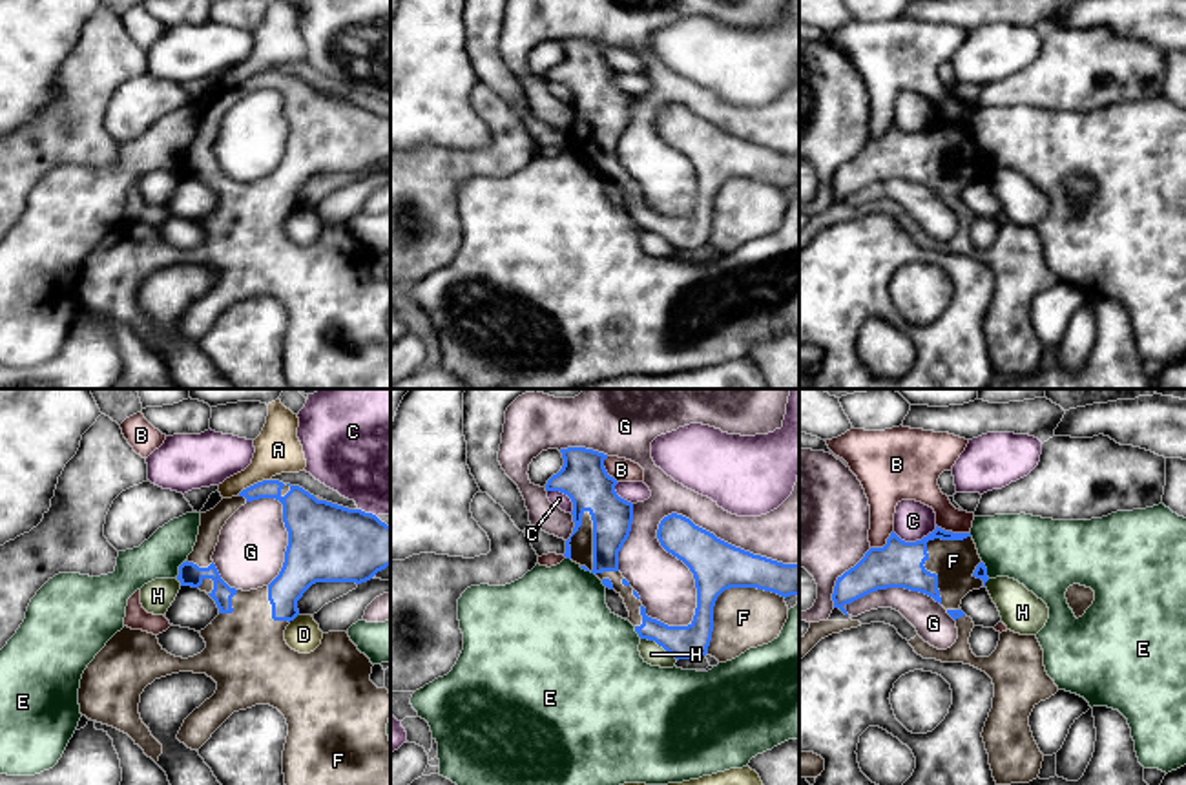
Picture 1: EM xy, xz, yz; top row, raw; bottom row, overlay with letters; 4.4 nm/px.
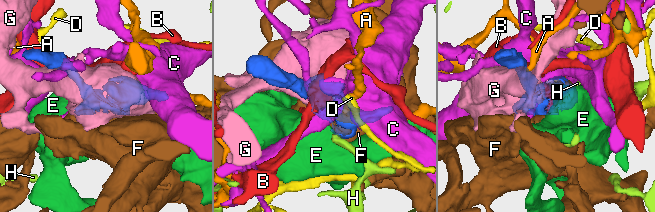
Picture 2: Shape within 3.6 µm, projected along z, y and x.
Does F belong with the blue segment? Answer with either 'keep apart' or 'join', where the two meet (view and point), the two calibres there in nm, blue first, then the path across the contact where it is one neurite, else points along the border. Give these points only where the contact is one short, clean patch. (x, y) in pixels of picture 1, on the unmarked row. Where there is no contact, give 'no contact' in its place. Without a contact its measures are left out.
join; meets blue in xz at (723, 181); 220 nm thick on the blue side, 280 nm on the other

